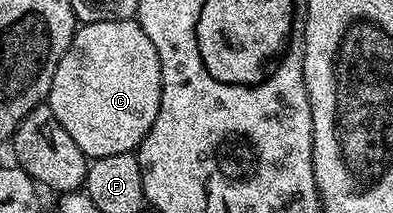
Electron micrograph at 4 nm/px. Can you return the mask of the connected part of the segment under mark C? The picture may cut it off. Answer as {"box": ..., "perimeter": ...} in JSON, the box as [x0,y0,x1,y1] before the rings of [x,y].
{"box":[46,20,162,159],"perimeter":[[[135,20],[89,21],[81,24],[62,55],[50,83],[46,104],[54,111],[54,119],[66,127],[66,135],[78,143],[85,157],[95,159],[139,150],[142,139],[158,119],[162,95],[160,60],[154,43]]]}

